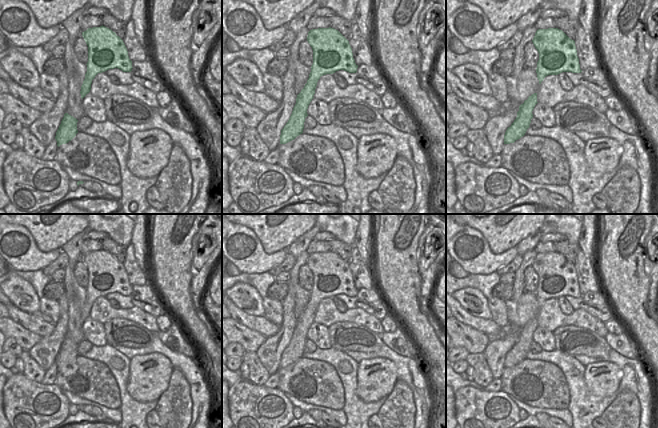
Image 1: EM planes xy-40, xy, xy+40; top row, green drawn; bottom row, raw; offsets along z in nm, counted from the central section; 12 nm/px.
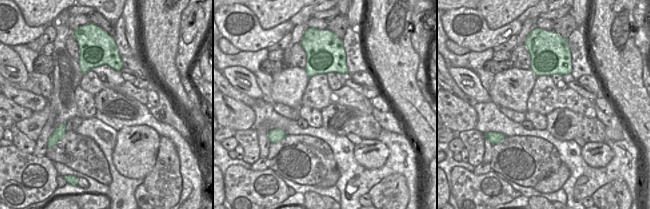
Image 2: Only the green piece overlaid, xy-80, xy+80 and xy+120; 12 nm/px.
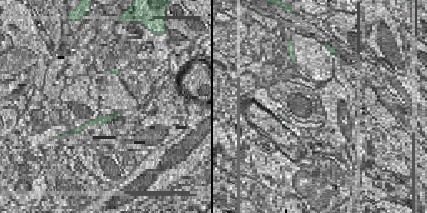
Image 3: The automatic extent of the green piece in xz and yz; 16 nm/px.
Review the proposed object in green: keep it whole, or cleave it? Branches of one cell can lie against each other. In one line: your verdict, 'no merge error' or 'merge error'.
no merge error

